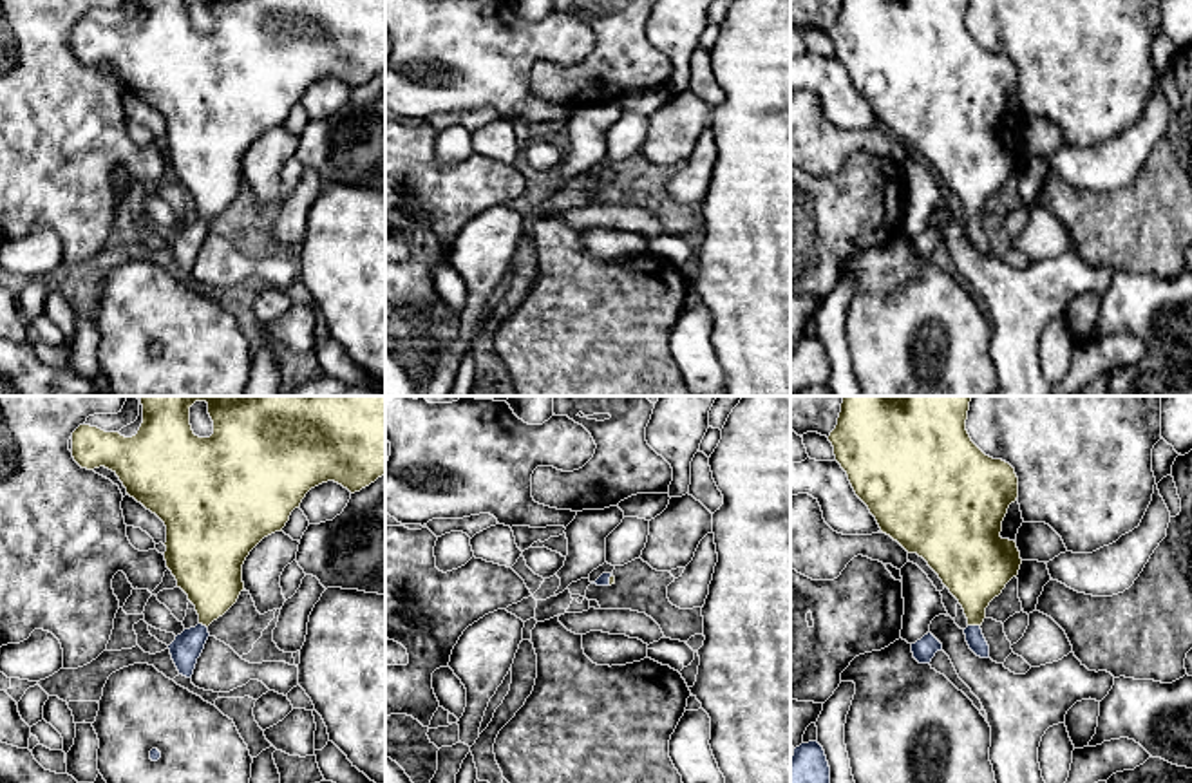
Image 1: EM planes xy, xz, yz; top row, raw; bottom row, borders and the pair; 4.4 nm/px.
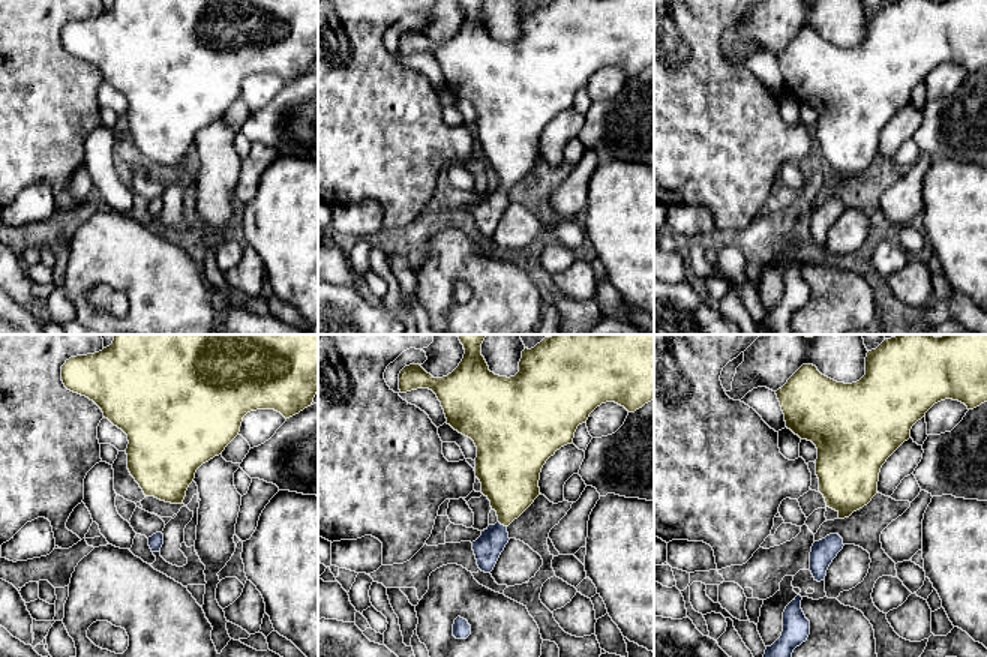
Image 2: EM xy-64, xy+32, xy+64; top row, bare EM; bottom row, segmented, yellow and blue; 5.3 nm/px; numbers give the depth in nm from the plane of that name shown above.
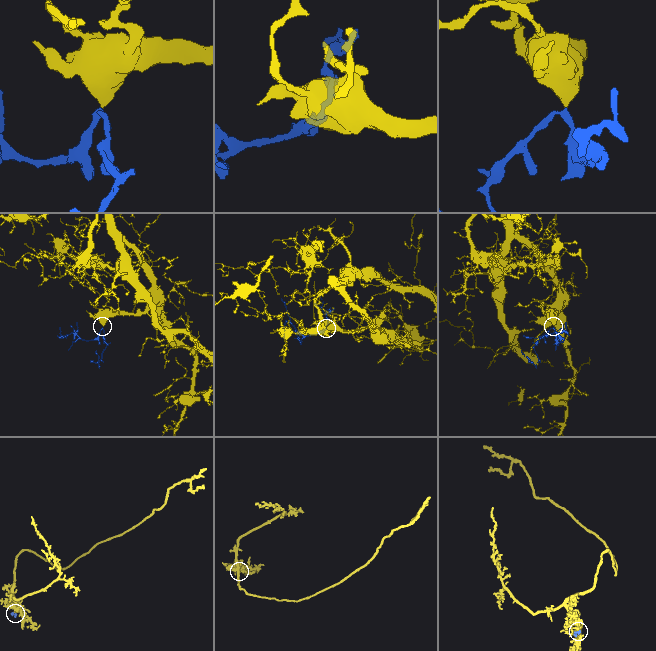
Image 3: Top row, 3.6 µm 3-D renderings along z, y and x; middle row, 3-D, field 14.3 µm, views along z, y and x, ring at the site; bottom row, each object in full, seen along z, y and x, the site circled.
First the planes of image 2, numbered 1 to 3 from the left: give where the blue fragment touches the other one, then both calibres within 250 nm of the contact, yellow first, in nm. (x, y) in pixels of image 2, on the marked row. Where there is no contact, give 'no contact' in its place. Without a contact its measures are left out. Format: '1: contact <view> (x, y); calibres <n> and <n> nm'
1: no contact
2: contact xy+32 (503, 524); calibres 300 and 150 nm
3: no contact

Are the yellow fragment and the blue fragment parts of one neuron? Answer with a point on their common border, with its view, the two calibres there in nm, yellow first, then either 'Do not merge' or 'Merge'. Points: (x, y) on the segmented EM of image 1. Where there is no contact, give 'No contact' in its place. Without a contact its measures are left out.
Touches yellow at yz (974, 624). Thickness 300 nm (yellow) against 80 nm. Merge

